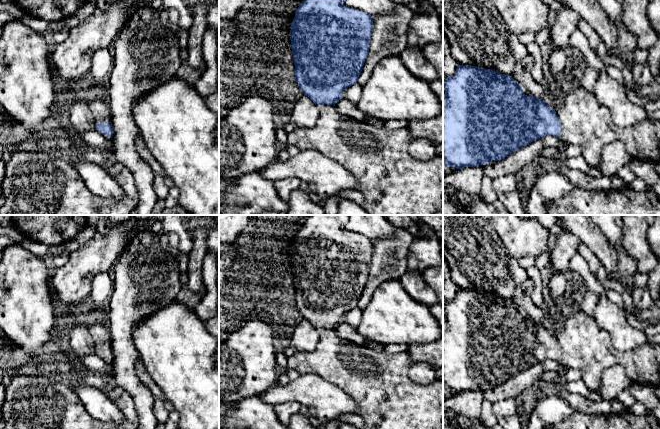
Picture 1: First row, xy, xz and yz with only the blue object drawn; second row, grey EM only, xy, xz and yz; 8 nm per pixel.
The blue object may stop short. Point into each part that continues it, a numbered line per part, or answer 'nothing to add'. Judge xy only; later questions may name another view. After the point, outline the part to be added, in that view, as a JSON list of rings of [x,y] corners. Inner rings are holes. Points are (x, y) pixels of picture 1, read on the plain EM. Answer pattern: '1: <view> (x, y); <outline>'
1: xy (101, 334); [[[101,323],[94,324],[89,327],[89,332],[93,337],[96,346],[110,346],[111,345],[111,332],[109,325]]]

